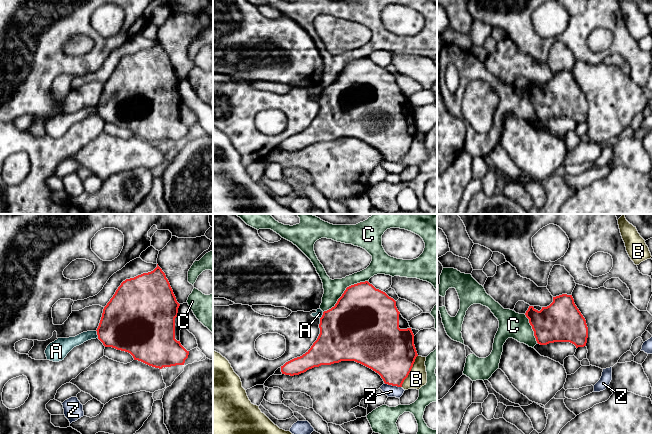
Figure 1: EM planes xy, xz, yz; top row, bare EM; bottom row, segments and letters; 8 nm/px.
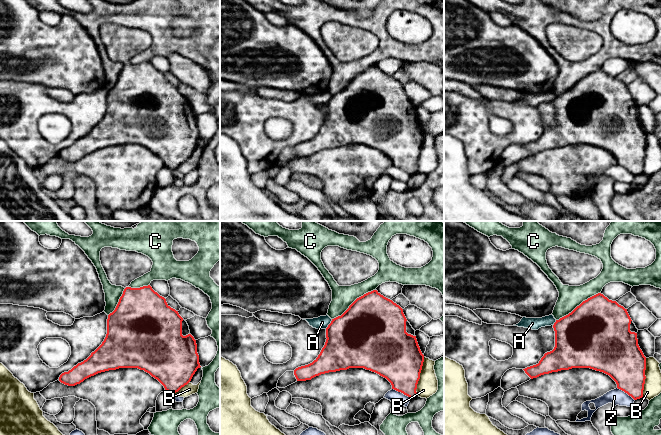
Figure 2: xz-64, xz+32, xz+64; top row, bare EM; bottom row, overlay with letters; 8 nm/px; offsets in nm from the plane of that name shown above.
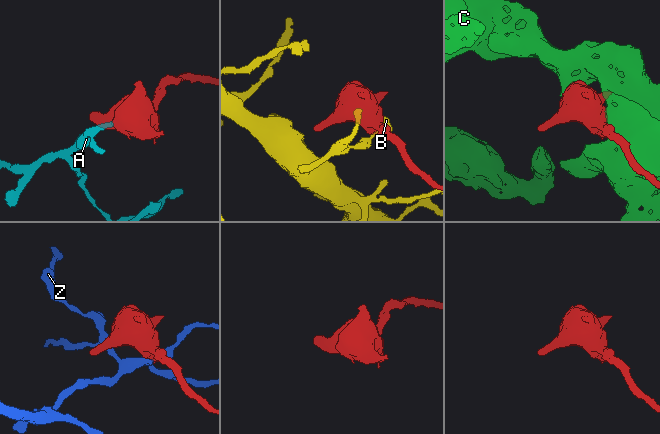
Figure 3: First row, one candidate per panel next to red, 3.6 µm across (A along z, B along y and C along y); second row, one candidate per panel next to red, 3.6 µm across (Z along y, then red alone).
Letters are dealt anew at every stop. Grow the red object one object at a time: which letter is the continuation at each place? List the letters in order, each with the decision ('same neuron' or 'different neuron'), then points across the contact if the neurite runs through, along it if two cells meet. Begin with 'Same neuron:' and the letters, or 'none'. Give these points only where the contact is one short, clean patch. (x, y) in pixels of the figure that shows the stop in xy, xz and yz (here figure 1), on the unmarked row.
Same neuron: none
A: different neuron; border xy (96, 106), (98, 113)
B: different neuron; border xz (417, 131), (411, 147), (401, 162)
C: different neuron
Z: different neuron

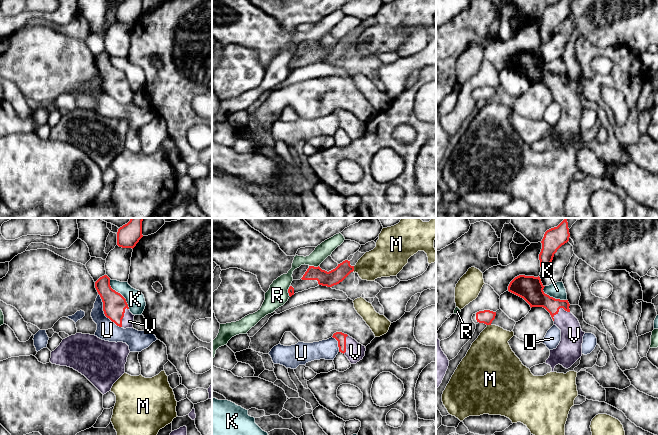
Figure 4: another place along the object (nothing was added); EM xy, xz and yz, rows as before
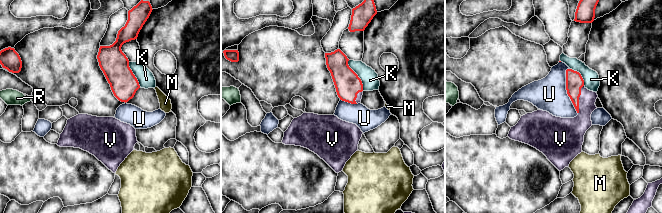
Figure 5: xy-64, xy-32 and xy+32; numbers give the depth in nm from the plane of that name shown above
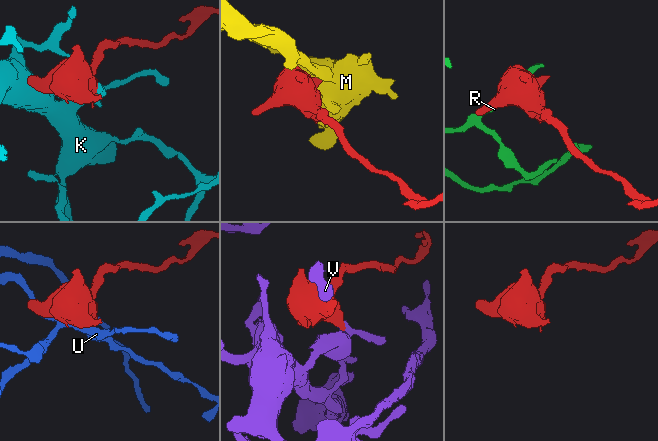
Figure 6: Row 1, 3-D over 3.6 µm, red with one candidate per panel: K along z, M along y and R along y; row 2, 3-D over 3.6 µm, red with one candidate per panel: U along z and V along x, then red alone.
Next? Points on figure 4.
Same neuron: V
K: different neuron; border xy (109, 55), (109, 61), (125, 75), (129, 84)
M: different neuron; border xz (354, 42), (352, 47)
R: different neuron
U: different neuron
V: same neuron; way yz (532, 69), (558, 86), (569, 101), (572, 111)

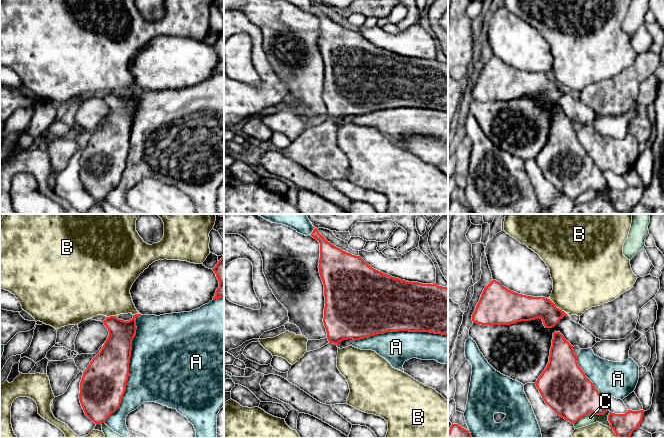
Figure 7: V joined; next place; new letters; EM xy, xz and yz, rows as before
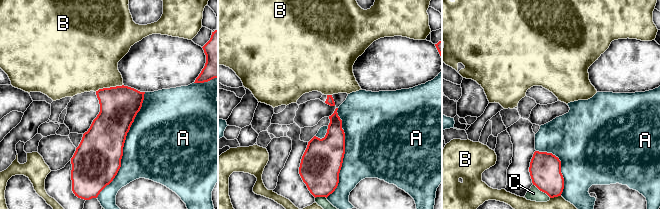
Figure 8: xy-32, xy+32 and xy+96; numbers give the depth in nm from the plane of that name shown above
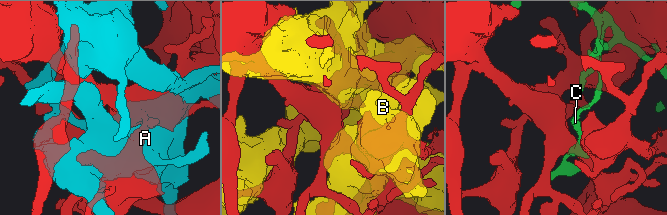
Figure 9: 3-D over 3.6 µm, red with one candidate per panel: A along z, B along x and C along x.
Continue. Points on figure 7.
Same neuron: none
A: different neuron
B: different neuron
C: different neuron

